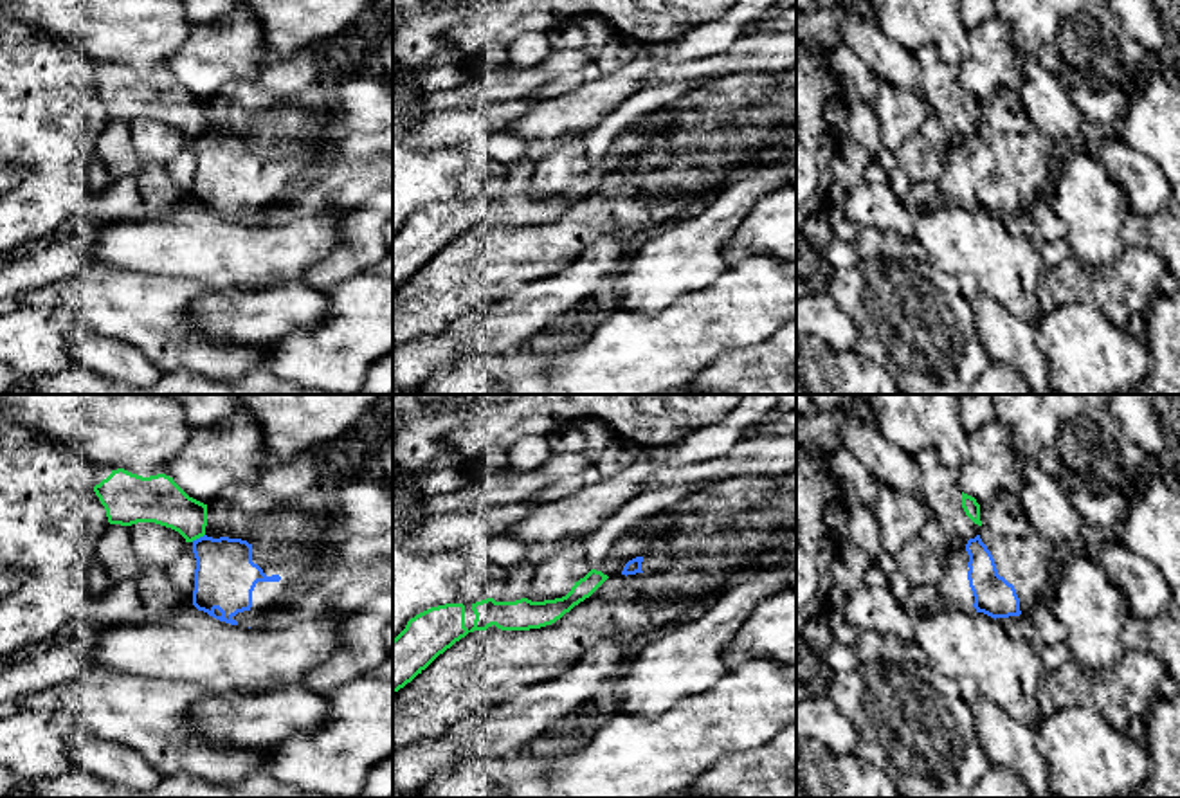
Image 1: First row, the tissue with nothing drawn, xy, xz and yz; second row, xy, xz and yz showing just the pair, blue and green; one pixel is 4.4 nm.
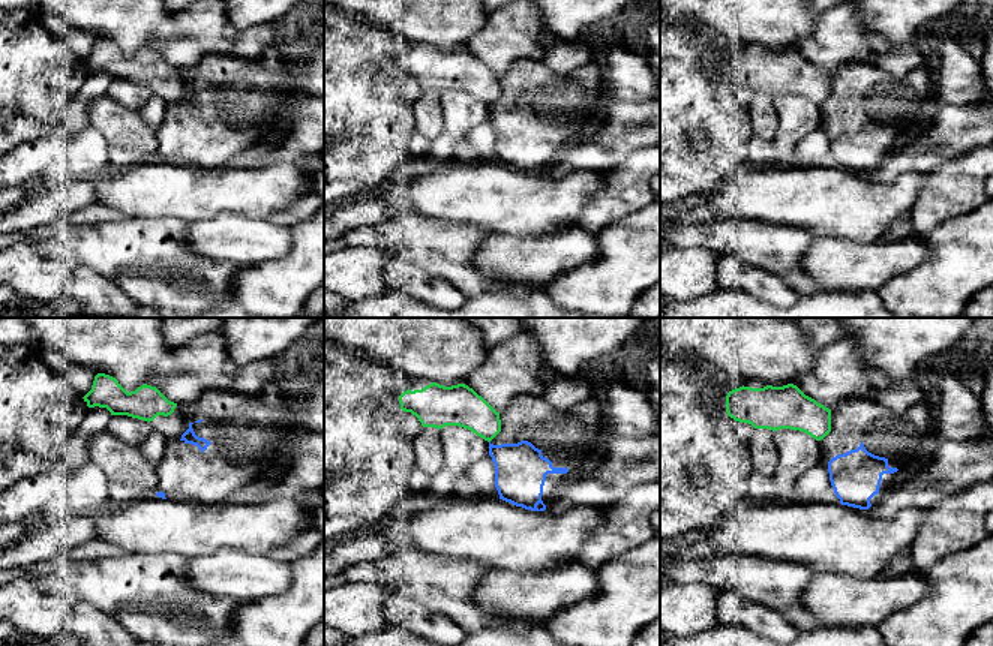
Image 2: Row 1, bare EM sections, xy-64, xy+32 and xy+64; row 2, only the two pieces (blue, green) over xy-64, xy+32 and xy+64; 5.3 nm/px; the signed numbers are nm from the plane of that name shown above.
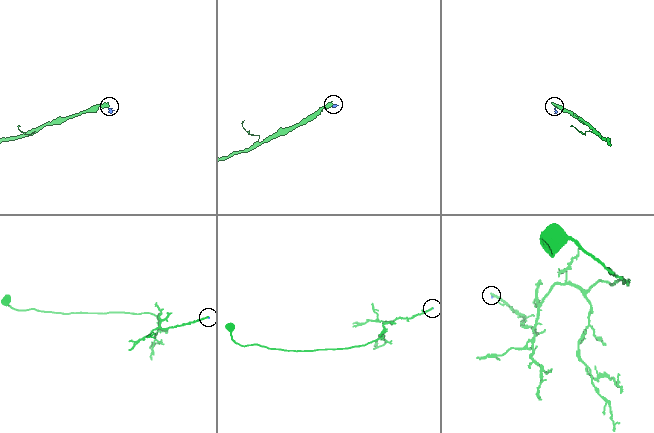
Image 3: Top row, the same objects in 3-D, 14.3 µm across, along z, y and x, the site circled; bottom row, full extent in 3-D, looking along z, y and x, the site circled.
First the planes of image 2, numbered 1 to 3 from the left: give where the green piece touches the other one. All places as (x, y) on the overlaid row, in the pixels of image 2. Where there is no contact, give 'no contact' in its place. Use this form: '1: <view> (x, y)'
1: no contact
2: no contact
3: no contact

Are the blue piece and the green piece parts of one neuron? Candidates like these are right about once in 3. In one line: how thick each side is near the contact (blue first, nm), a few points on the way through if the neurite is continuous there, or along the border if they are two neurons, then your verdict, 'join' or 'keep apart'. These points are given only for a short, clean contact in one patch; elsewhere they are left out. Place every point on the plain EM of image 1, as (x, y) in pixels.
280/220 nm | along xy (204, 130), (191, 137) | keep apart

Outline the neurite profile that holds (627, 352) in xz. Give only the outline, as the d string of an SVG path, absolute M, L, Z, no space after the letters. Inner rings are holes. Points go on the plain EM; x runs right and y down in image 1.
M749 256L721 272L710 286L683 294L658 313L607 306L589 324L587 339L576 348L558 353L530 353L517 348L490 353L483 360L459 358L436 369L413 394L488 394L492 382L503 387L503 394L665 394L688 384L719 355L760 344L791 321L796 321L796 277L787 274L787 263L775 256Z

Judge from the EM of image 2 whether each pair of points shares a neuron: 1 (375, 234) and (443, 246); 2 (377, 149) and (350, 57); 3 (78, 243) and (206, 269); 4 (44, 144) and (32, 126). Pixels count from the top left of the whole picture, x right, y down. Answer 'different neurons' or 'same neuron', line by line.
1: same neuron
2: same neuron
3: same neuron
4: different neurons

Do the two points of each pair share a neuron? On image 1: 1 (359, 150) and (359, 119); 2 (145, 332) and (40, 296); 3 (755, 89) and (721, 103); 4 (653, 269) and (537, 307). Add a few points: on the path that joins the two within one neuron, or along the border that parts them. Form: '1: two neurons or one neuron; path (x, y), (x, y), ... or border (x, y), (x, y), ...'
1: two neurons; border (337, 130), (373, 134)
2: one neuron; path (119, 307), (90, 296), (65, 296)
3: one neuron; path (746, 90), (730, 96)
4: two neurons; border (627, 258), (609, 280)

